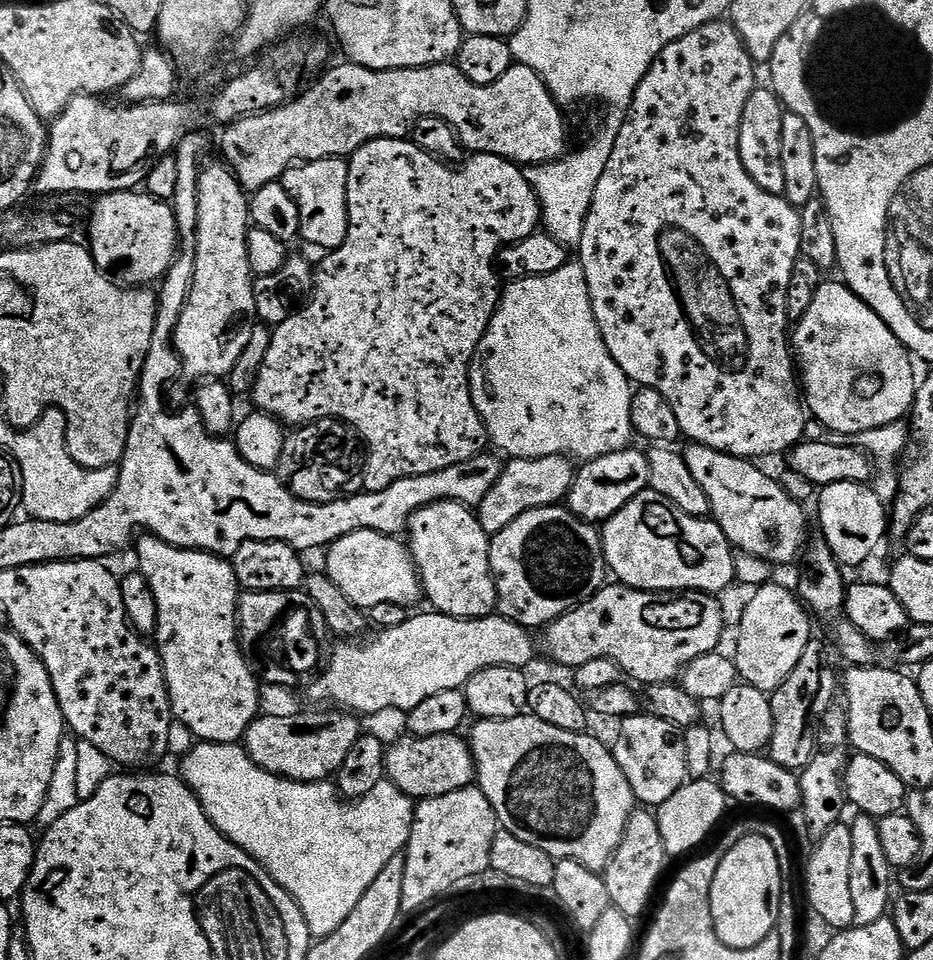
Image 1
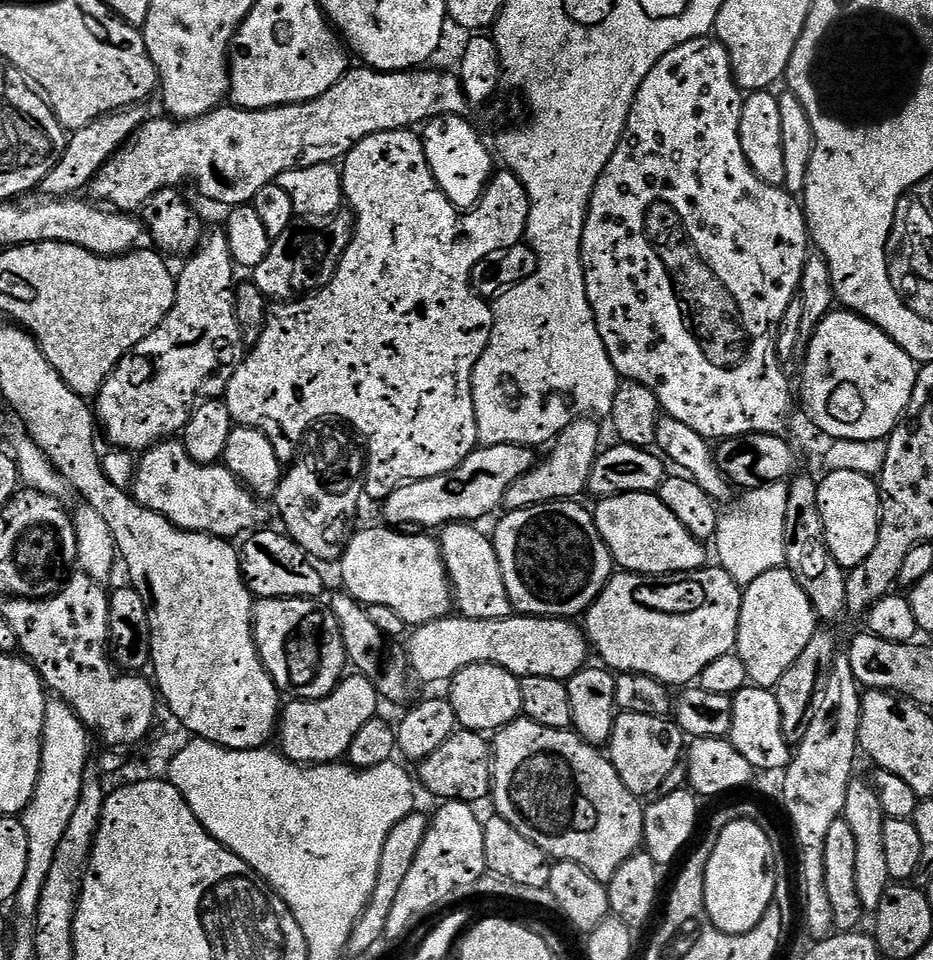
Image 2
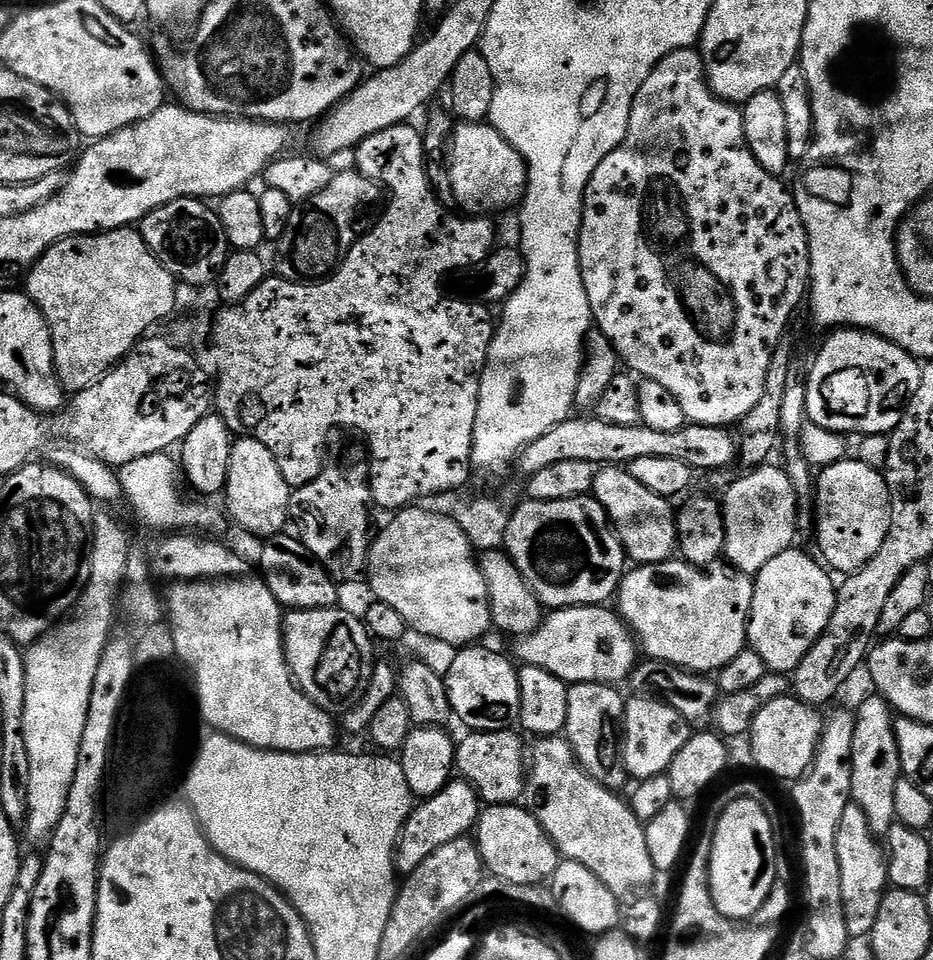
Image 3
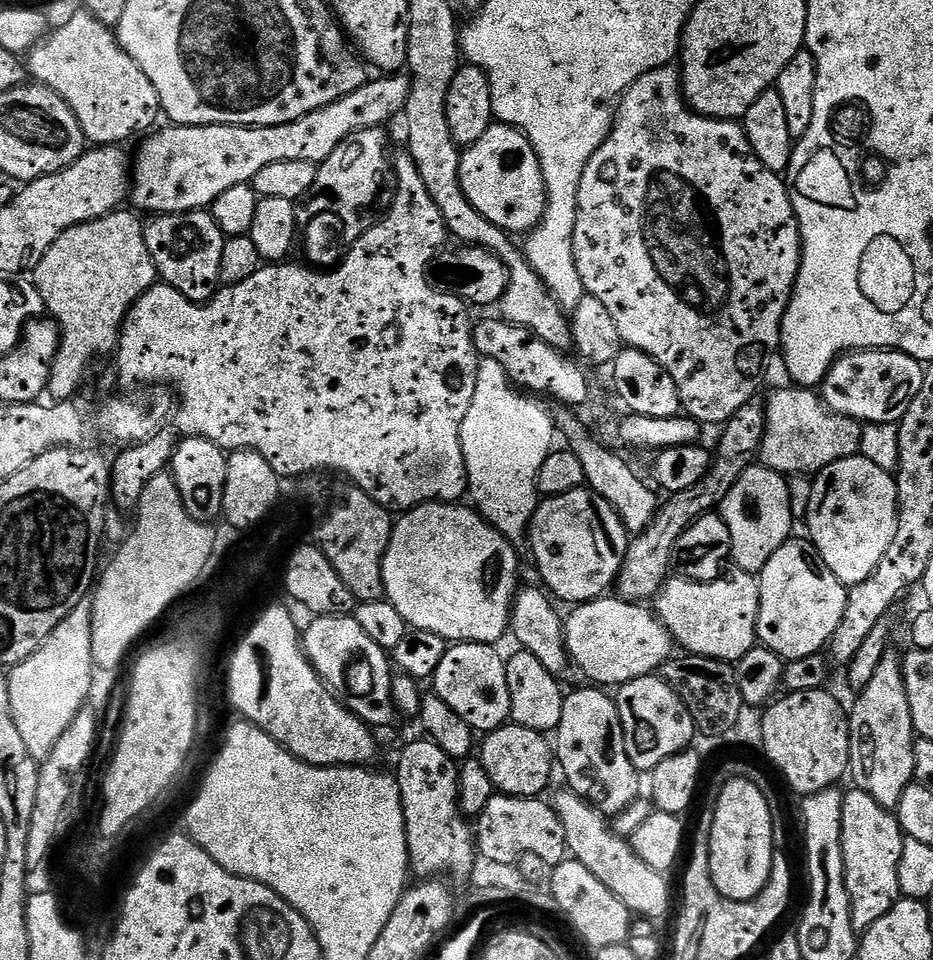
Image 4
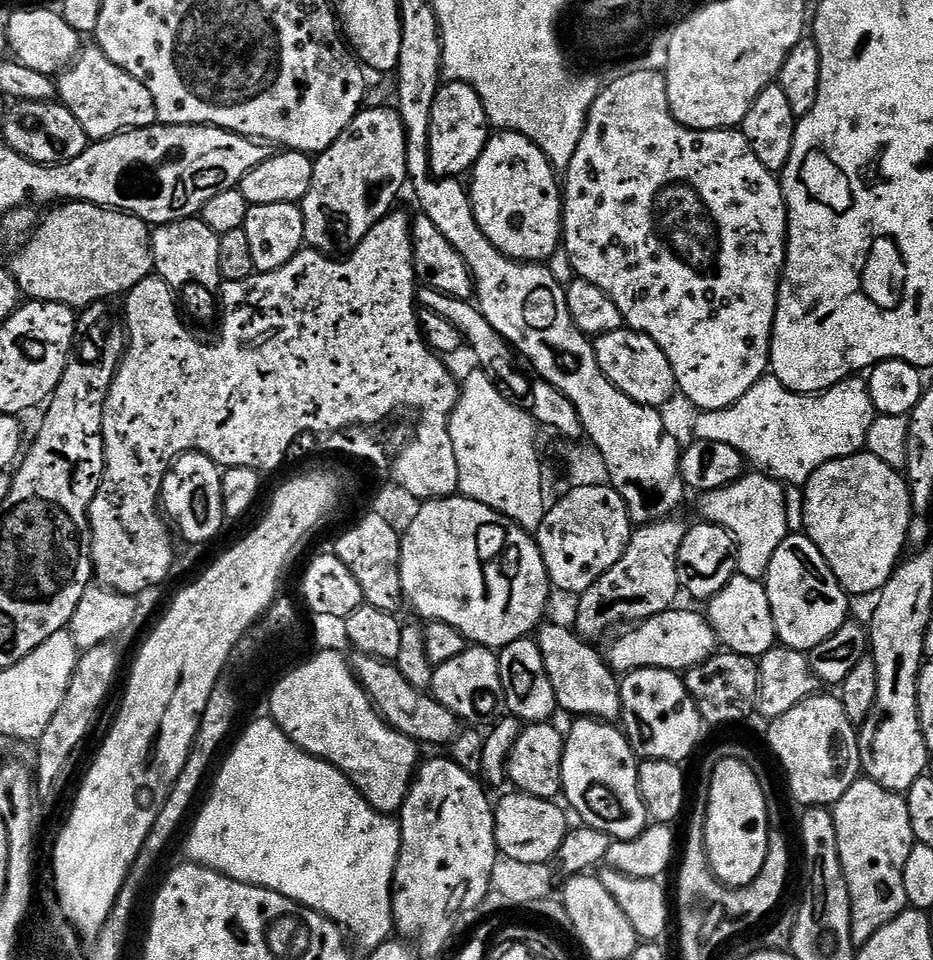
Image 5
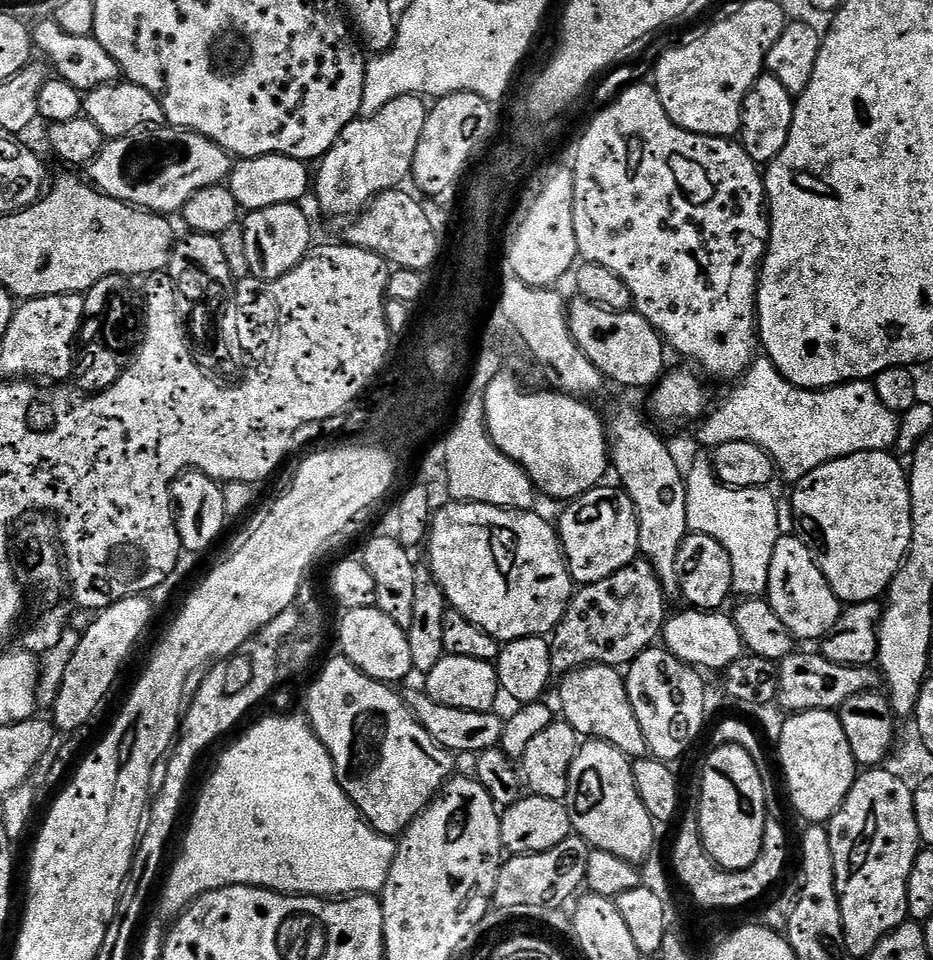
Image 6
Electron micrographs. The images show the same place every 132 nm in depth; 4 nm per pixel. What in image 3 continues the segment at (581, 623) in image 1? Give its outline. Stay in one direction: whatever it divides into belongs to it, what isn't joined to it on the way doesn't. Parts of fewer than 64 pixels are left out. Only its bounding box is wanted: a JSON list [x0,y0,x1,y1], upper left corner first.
[614,558,754,674]

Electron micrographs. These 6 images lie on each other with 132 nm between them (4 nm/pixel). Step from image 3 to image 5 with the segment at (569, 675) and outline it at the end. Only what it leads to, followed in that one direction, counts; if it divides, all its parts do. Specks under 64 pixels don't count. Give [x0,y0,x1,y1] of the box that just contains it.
[606,610,718,674]

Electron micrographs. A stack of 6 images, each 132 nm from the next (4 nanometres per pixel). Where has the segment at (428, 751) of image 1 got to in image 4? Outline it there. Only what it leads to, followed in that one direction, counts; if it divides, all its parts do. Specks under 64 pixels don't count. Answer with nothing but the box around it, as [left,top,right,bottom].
[478,722,554,798]

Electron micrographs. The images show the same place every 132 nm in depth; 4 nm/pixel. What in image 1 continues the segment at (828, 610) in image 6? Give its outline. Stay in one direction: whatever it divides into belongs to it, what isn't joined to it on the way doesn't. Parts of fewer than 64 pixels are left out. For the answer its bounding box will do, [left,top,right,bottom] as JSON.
[734,583,813,694]

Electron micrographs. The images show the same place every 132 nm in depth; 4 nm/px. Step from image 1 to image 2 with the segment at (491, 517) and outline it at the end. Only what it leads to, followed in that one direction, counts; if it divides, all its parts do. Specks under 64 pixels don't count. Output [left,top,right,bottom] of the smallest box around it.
[503,418,602,512]

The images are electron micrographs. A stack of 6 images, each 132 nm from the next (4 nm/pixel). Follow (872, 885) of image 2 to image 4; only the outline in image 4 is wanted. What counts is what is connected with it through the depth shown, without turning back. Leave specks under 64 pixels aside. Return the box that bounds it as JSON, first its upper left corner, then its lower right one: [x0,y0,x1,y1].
[848,651,914,810]

